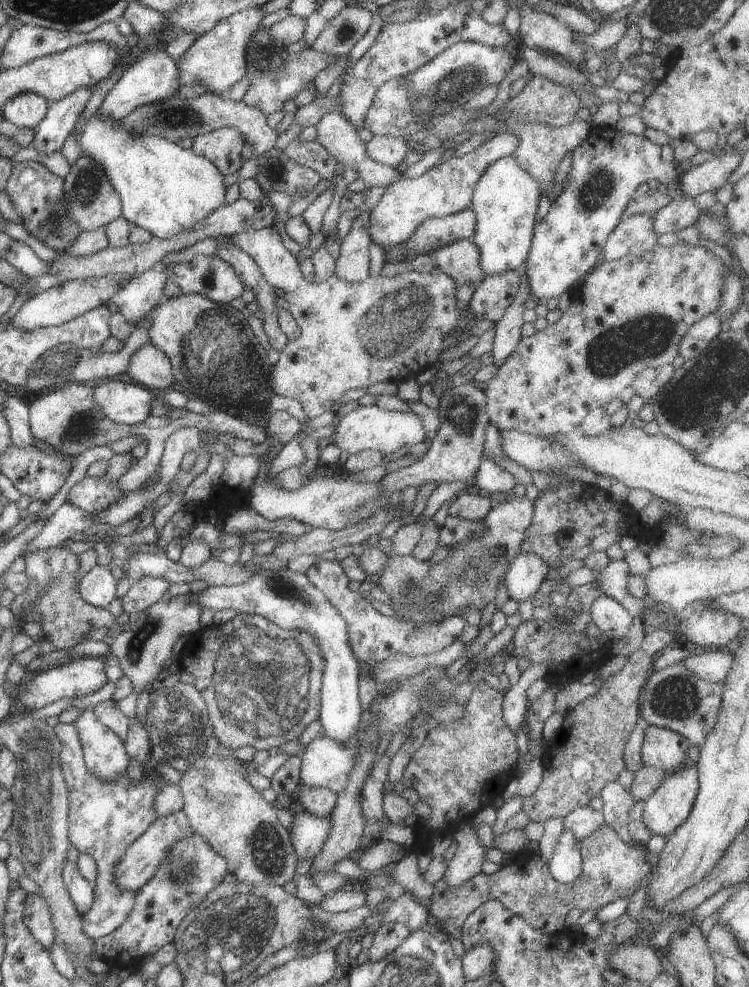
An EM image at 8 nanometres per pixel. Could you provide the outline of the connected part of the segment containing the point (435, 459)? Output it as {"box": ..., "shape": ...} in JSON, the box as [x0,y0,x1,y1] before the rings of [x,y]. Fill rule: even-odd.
{"box":[379,381,491,497],"shape":[[[472,381],[457,387],[450,387],[449,391],[444,393],[443,397],[440,397],[437,408],[440,422],[438,432],[435,438],[432,439],[432,446],[423,458],[418,459],[416,462],[412,462],[411,465],[401,470],[386,474],[382,477],[379,481],[383,489],[381,492],[382,497],[390,497],[392,493],[398,493],[410,485],[421,487],[428,480],[434,480],[437,481],[438,484],[442,484],[445,482],[456,482],[456,480],[464,482],[465,480],[474,479],[471,485],[474,484],[476,480],[474,474],[476,474],[480,463],[484,459],[484,434],[486,434],[488,425],[491,424],[489,414],[486,410],[487,398],[485,397],[485,392],[477,388],[474,383],[475,382]]]}

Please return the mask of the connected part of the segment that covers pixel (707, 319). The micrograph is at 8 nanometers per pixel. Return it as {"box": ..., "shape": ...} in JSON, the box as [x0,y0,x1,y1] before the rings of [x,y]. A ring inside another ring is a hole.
{"box":[679,313,723,359],"shape":[[[717,313],[706,315],[686,331],[679,344],[679,354],[684,359],[693,359],[720,334],[723,328],[721,318]]]}

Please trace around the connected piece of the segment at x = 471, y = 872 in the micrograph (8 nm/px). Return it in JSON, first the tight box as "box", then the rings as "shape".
{"box":[445,825,487,887],"shape":[[[471,825],[458,828],[456,833],[457,849],[449,861],[445,872],[445,881],[449,887],[457,887],[468,882],[482,870],[482,864],[487,860],[486,849],[480,843],[480,838]]]}

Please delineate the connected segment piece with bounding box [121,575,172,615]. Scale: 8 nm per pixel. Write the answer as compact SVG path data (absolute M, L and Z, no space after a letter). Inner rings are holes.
M146 575L131 583L129 590L121 597L123 607L131 615L141 613L155 602L162 599L172 583L164 577L151 577Z

